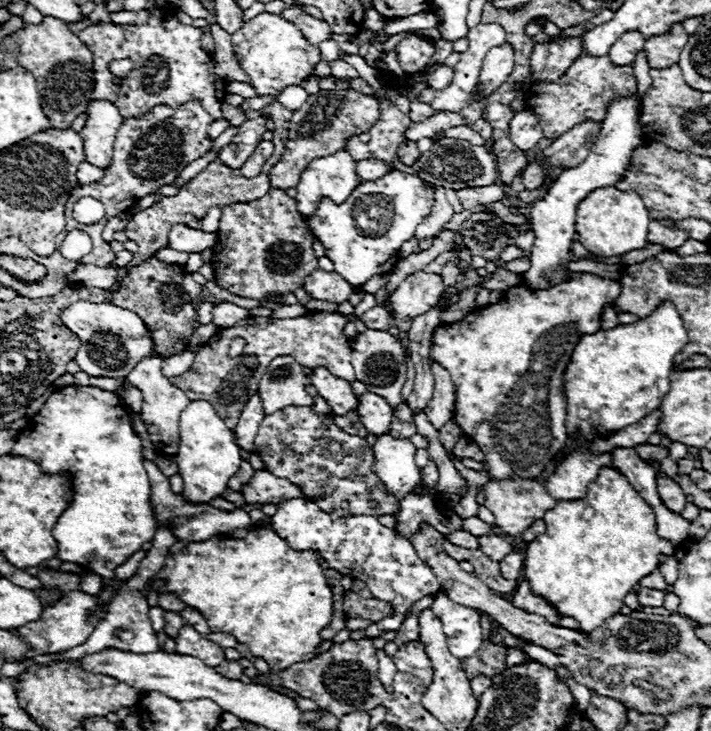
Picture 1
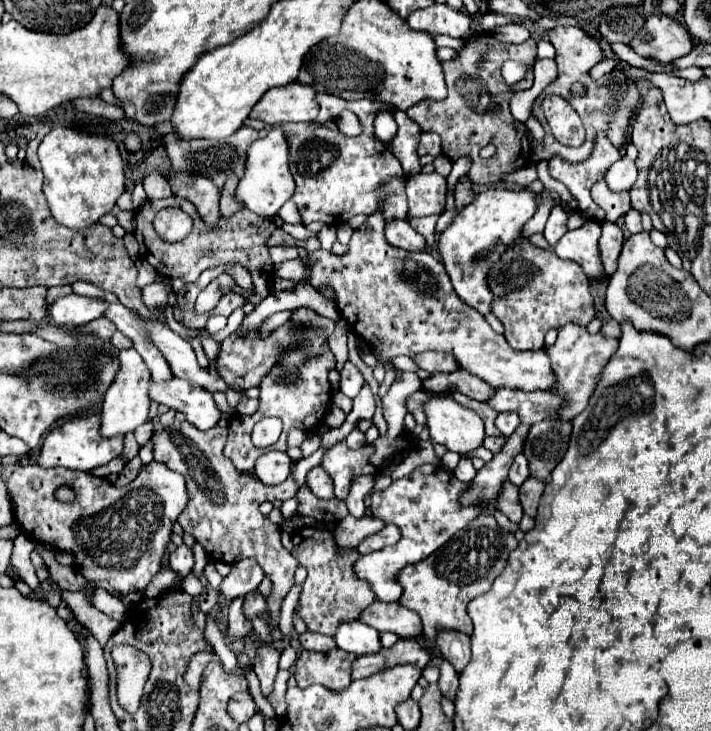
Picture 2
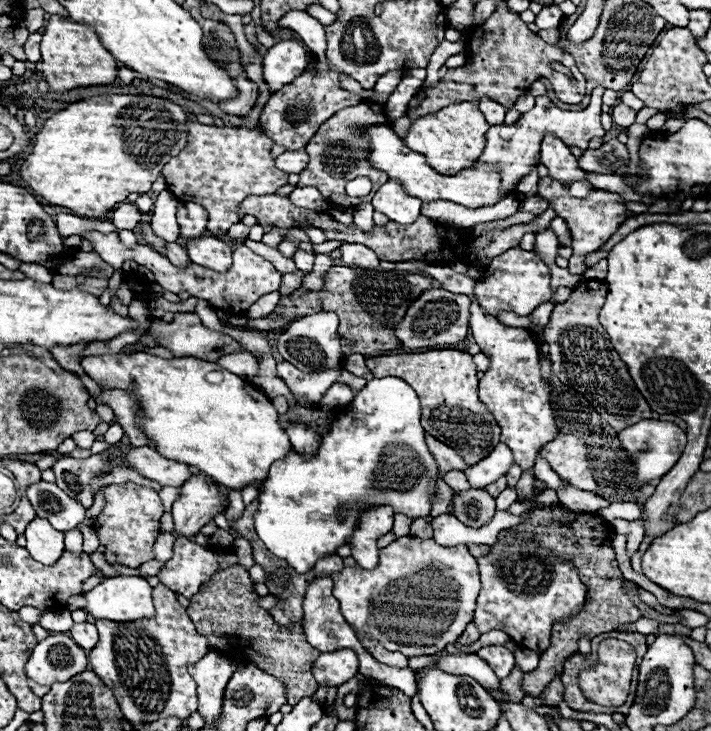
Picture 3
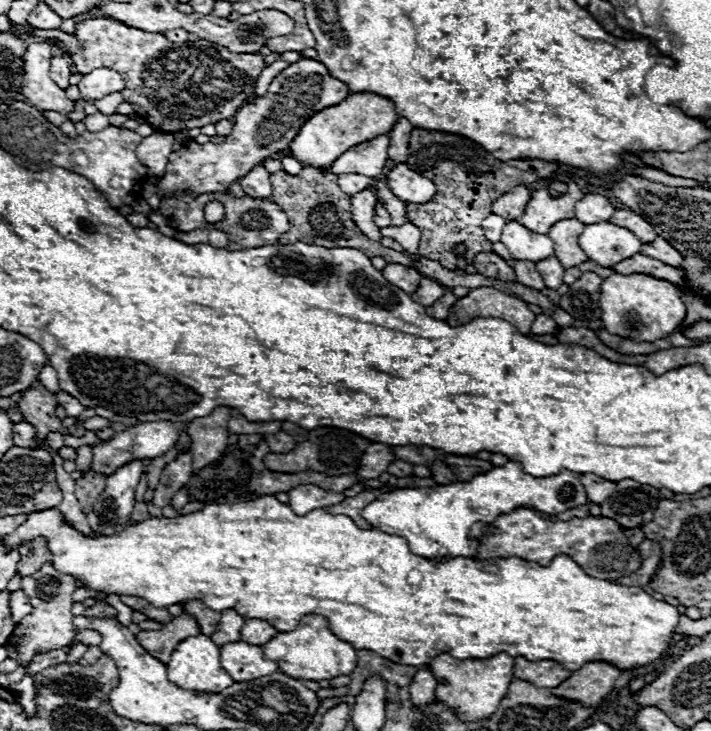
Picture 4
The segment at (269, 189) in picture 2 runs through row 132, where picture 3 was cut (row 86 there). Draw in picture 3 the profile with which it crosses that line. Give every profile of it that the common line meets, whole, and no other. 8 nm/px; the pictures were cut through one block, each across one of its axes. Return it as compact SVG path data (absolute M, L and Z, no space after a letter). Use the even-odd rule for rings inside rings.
M292 38L286 42L278 42L264 54L264 82L268 84L270 92L278 92L282 86L294 82L306 70L306 66L306 52L300 40Z

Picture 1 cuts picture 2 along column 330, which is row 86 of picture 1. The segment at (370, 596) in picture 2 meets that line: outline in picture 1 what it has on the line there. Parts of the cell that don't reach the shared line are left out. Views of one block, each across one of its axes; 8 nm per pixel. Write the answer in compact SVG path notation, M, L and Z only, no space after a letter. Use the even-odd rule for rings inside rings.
M580 54L558 82L530 86L526 110L540 120L544 138L556 140L562 132L568 132L576 124L582 124L588 120L602 122L608 100L612 100L612 96L622 96L624 92L636 92L636 78L630 66L616 68L608 60L608 56L594 58L594 56Z

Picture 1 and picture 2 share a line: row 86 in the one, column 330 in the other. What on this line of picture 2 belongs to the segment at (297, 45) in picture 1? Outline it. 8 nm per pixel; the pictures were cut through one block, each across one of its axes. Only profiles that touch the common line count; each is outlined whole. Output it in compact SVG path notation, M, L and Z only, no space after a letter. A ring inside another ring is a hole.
M372 212L368 220L362 224L362 228L354 230L350 250L344 256L336 256L326 250L316 250L310 252L310 266L304 266L300 258L288 260L282 264L276 264L274 274L292 282L312 282L314 288L320 288L322 284L328 284L336 292L336 306L344 320L348 322L350 328L360 322L360 336L364 334L364 340L372 346L374 352L382 354L382 360L390 360L394 356L406 354L406 356L416 356L426 350L436 350L436 352L448 352L454 354L456 360L460 362L460 368L472 372L474 376L480 376L494 388L518 388L518 390L552 390L556 380L554 380L554 370L550 368L550 358L546 356L544 350L538 352L518 352L510 348L506 338L502 334L496 334L486 318L476 312L474 308L462 304L462 300L456 296L450 278L444 270L444 264L436 260L428 252L406 252L400 248L394 248L386 242L384 238L384 216L382 212Z

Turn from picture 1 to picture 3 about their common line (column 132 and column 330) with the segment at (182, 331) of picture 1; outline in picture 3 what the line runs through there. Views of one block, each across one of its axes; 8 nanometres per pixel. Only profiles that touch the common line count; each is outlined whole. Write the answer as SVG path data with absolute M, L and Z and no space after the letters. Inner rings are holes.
M332 266L324 274L324 286L318 292L306 292L296 298L282 296L280 298L280 318L258 318L248 320L250 330L280 330L288 326L292 320L302 318L306 314L314 312L336 312L340 318L338 334L342 344L342 354L362 354L362 356L374 356L380 350L394 350L400 348L398 340L394 338L392 326L402 320L406 308L410 306L410 300L416 300L420 292L430 288L432 278L420 276L420 274L396 274L396 272L384 272L384 270L362 270L362 268L348 268L348 266Z

